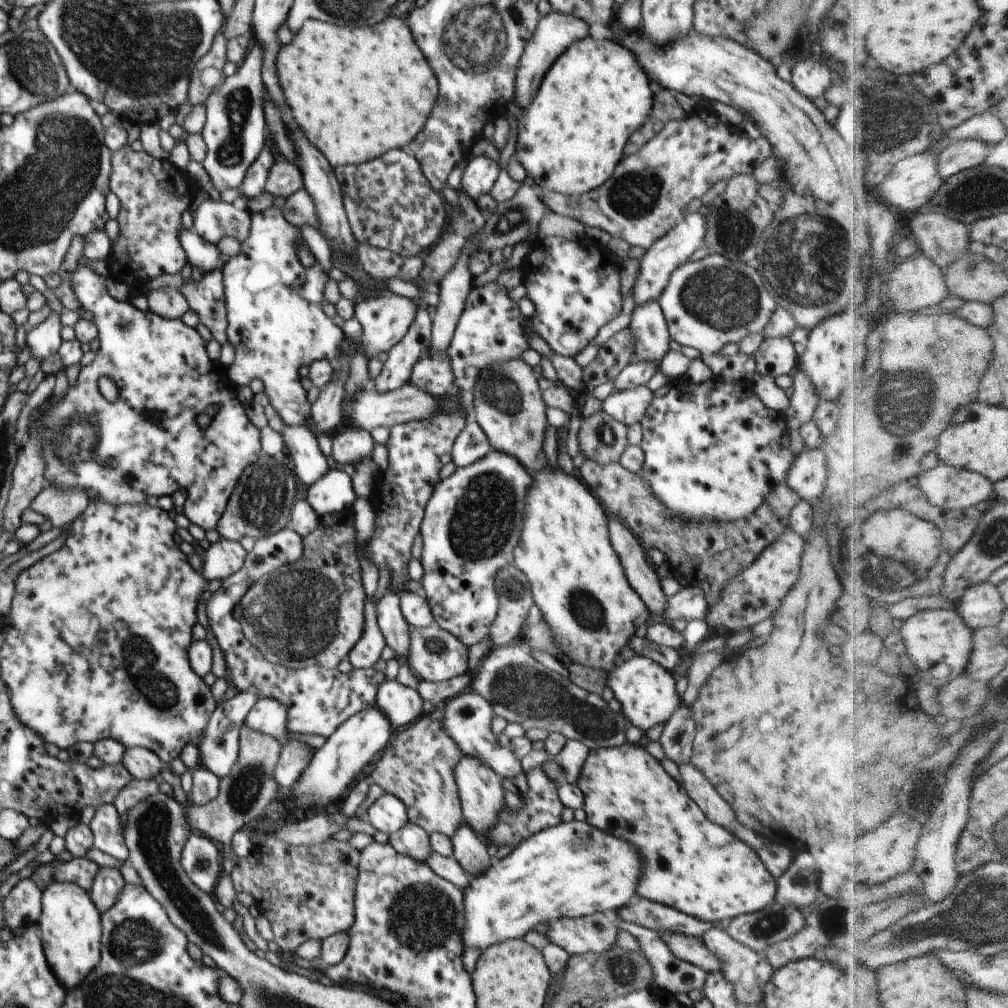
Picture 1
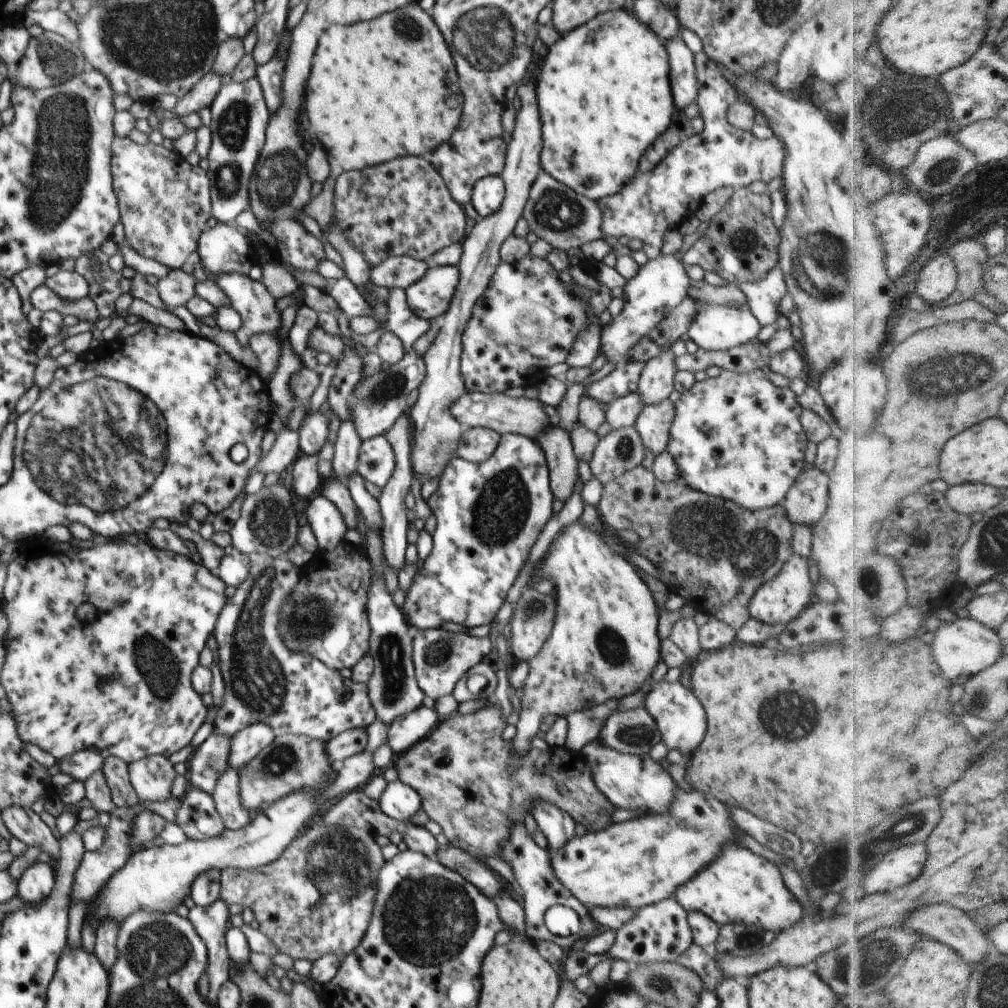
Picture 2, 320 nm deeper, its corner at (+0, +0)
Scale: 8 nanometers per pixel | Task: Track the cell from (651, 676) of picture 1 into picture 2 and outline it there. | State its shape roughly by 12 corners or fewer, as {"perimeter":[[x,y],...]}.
{"perimeter":[[680,681],[654,683],[643,706],[670,751],[705,739],[703,704]]}

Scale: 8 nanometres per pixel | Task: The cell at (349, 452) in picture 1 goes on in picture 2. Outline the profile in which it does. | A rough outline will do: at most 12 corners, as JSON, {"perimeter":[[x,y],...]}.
{"perimeter":[[385,435],[361,442],[357,472],[383,489],[395,469]]}

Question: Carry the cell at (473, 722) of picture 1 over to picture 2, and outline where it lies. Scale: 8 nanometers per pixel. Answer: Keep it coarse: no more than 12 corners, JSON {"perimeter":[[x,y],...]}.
{"perimeter":[[537,801],[532,815],[547,850],[575,837],[575,820],[556,805]]}

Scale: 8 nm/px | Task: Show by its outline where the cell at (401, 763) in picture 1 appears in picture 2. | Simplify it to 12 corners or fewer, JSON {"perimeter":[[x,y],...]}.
{"perimeter":[[498,701],[440,720],[398,780],[452,846],[500,855],[537,801],[616,808],[565,746],[513,753]]}

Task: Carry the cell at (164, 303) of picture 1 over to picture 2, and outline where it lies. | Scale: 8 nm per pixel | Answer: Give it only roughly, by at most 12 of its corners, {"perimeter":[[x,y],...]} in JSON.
{"perimeter":[[182,269],[154,282],[167,308],[184,306],[197,280]]}

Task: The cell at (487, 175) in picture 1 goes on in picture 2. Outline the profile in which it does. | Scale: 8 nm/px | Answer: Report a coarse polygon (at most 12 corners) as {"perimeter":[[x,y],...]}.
{"perimeter":[[500,176],[481,178],[471,203],[480,218],[494,214],[505,197]]}

